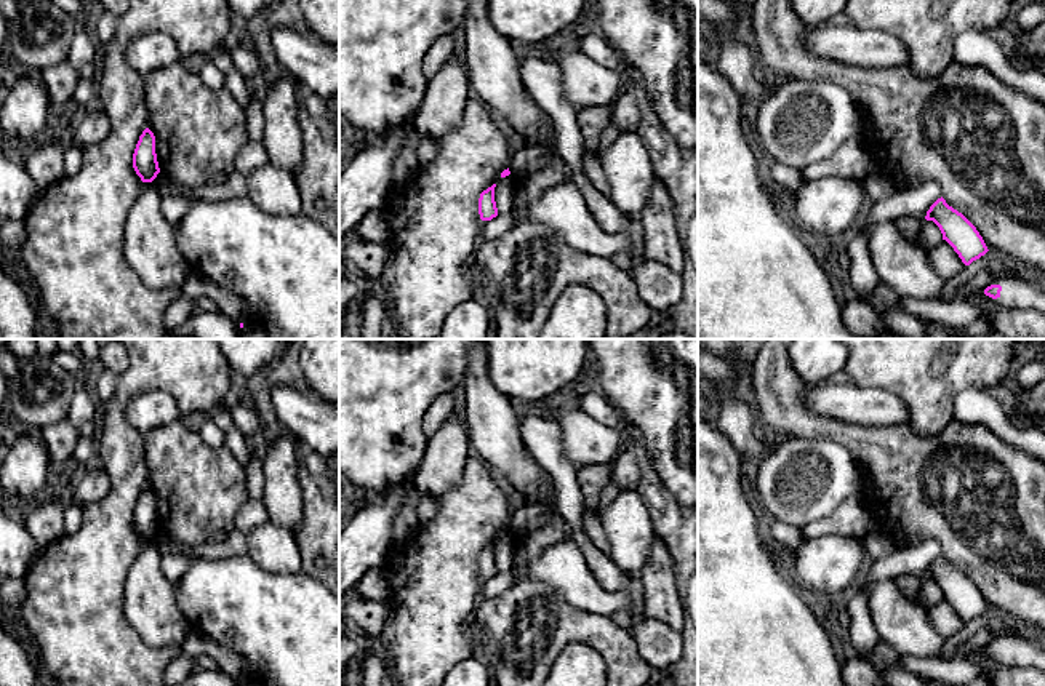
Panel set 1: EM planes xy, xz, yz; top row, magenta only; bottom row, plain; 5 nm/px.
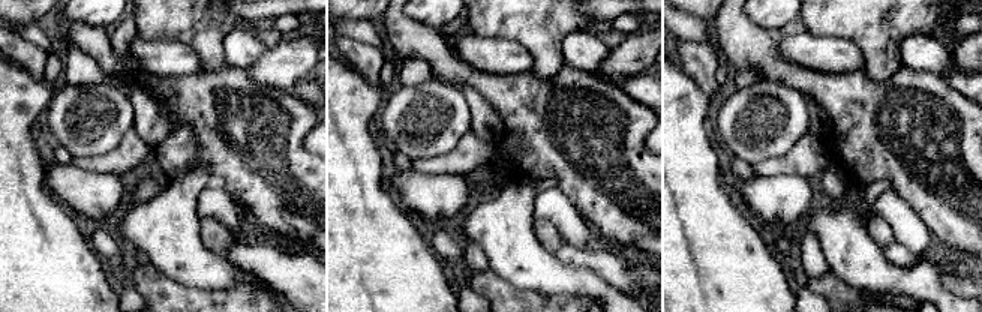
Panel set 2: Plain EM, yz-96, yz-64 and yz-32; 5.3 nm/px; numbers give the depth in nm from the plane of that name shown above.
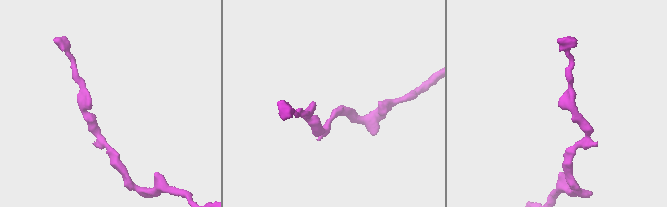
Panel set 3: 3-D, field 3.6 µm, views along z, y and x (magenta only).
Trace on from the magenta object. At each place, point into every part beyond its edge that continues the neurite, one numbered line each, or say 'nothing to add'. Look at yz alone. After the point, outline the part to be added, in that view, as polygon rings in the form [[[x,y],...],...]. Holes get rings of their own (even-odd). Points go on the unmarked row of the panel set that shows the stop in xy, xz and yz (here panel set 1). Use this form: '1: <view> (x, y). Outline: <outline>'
1: yz (1018, 650). Outline: [[[1026,630],[1013,632],[1005,636],[994,636],[991,643],[1000,643],[1000,654],[995,657],[999,664],[1010,667],[1035,667],[1045,672],[1045,649],[1037,638]]]

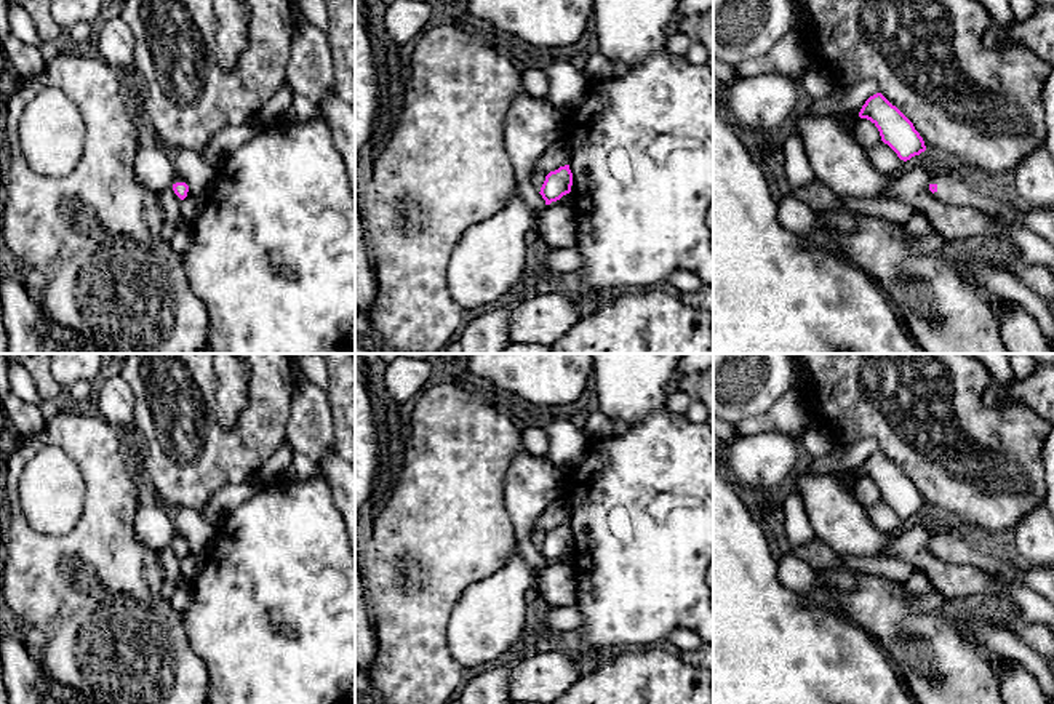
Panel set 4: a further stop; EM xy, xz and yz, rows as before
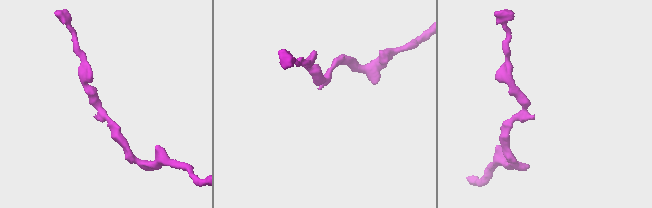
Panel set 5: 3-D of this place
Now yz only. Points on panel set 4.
1: yz (955, 546). Outline: [[[956,525],[944,534],[931,536],[931,542],[937,544],[934,550],[937,558],[955,565],[971,565],[998,581],[1033,589],[1054,605],[1054,565],[1024,568],[1000,560],[988,549],[977,546],[974,538]]]

